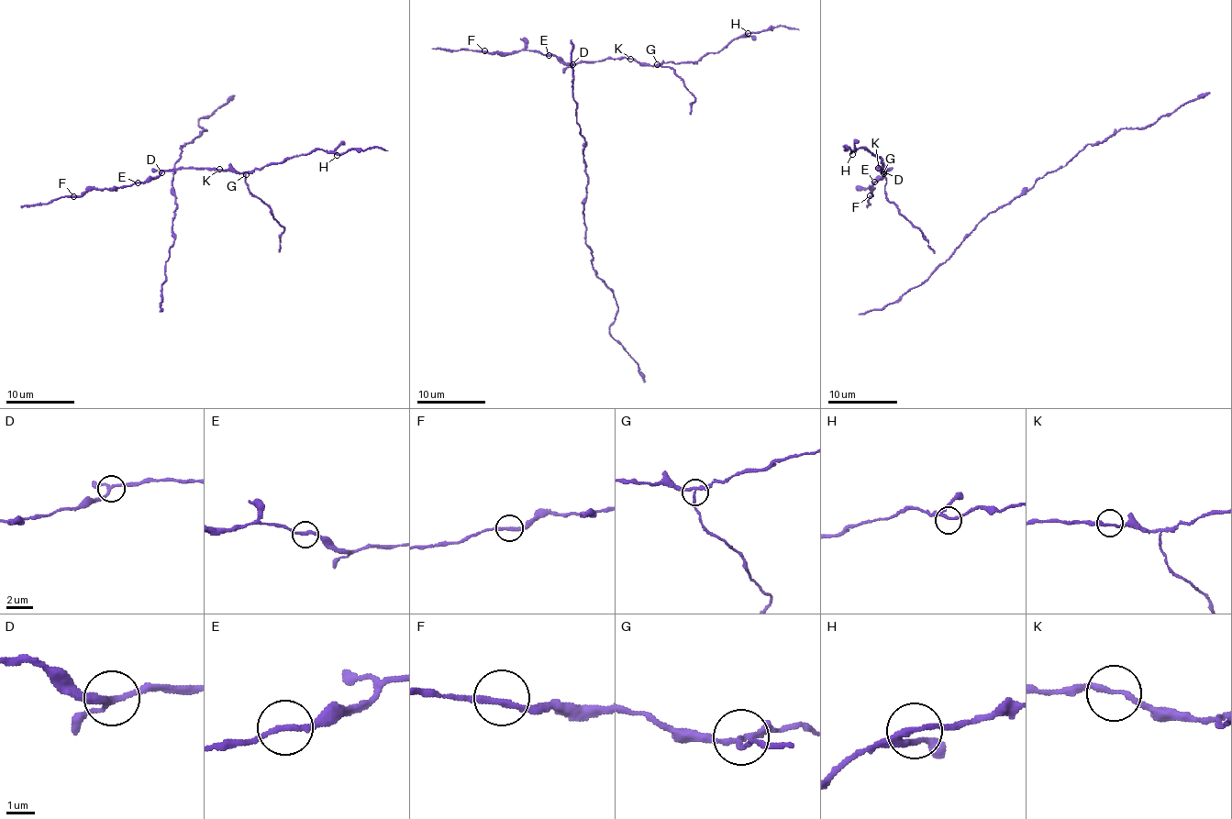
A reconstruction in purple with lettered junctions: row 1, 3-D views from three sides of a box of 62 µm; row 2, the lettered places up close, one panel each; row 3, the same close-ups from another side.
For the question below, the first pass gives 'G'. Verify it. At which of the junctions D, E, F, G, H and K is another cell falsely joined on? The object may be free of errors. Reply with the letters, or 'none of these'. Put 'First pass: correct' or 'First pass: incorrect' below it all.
G
First pass: correct

